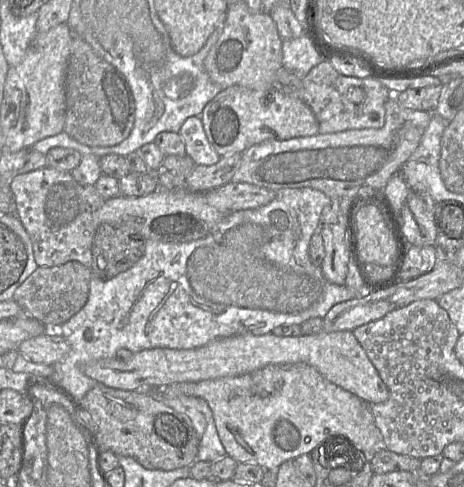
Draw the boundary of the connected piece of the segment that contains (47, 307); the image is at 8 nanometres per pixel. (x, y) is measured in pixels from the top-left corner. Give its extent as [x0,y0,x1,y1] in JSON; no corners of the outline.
[15,261,93,329]

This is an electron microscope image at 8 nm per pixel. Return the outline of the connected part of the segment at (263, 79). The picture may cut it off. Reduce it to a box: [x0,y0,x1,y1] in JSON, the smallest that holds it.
[204,1,282,90]

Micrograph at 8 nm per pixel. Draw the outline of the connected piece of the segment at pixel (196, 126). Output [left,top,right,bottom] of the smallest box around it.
[179,116,221,165]

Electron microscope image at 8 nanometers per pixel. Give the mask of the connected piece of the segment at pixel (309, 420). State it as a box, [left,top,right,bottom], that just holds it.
[162,363,384,470]

